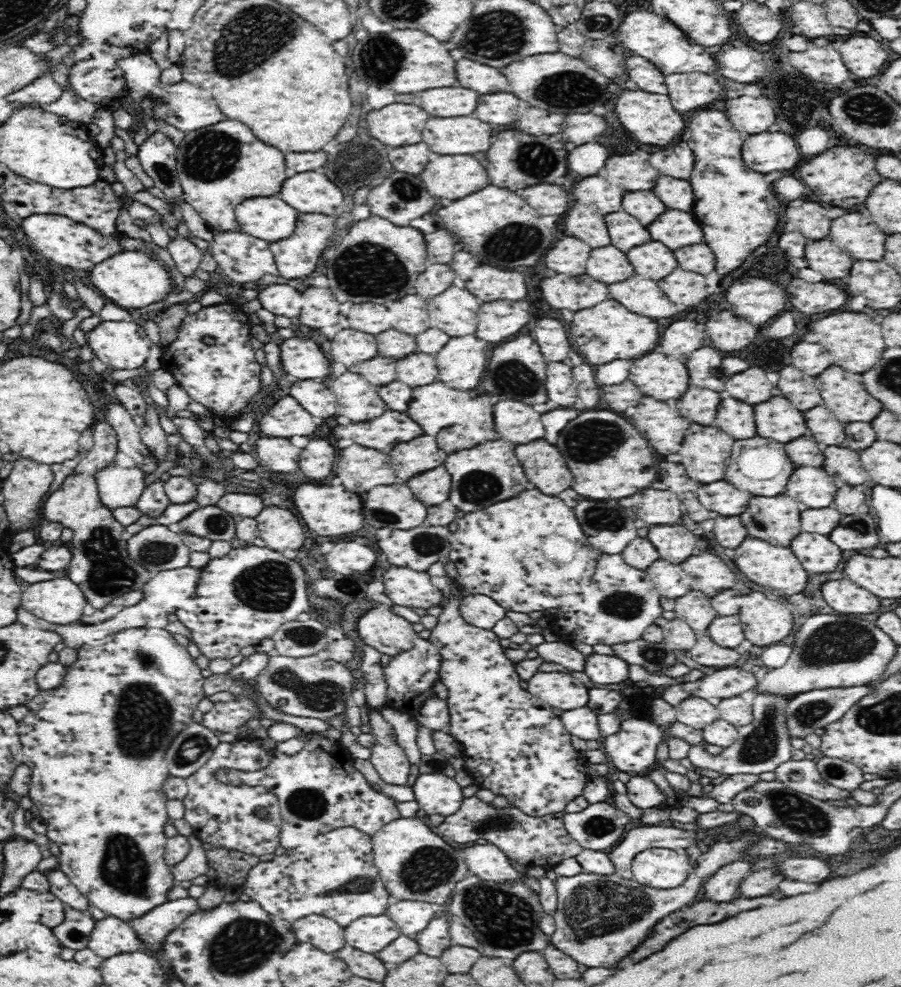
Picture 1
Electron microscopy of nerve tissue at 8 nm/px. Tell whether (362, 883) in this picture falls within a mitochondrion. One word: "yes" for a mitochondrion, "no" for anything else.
yes

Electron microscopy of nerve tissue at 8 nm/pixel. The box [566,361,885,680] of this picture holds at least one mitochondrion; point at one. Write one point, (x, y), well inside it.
(844, 641)

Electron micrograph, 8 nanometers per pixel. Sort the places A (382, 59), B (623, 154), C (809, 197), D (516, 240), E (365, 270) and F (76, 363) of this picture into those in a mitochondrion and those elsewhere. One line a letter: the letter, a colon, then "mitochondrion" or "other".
A: mitochondrion
B: other
C: other
D: mitochondrion
E: mitochondrion
F: other

